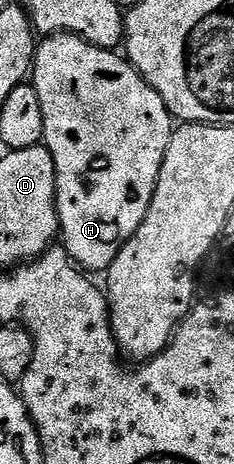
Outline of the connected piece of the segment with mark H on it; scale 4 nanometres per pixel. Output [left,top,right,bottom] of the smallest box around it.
[31,33,175,273]

